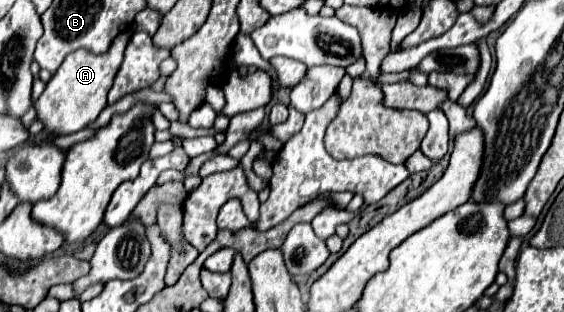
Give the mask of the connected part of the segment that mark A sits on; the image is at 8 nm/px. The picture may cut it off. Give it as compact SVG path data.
M128 31L120 33L112 41L110 49L102 55L94 55L88 49L78 49L64 59L60 69L48 81L40 99L34 103L36 111L38 111L38 119L44 121L46 131L58 133L58 135L76 133L76 131L84 129L88 123L96 121L100 111L106 107L106 97L108 97L112 81L114 81L114 77L122 65L124 49L126 49L130 35L132 33L128 33Z

